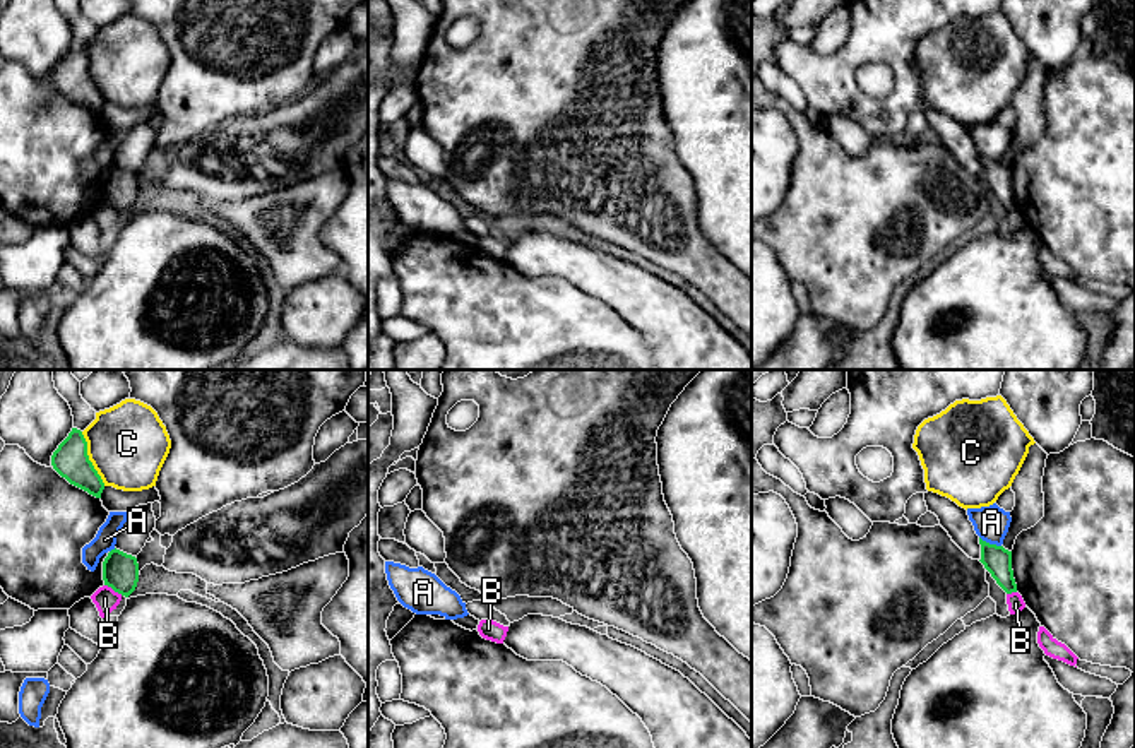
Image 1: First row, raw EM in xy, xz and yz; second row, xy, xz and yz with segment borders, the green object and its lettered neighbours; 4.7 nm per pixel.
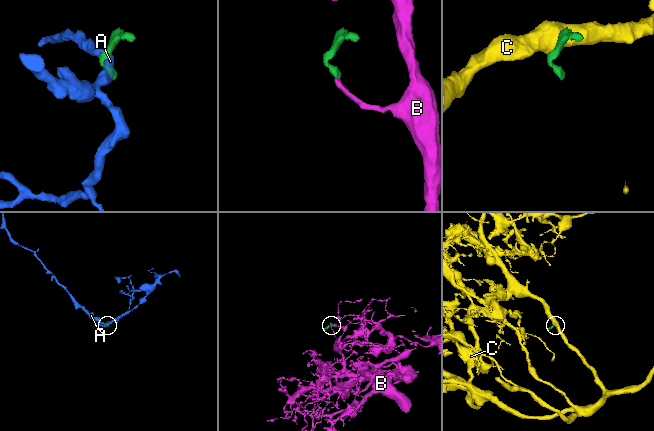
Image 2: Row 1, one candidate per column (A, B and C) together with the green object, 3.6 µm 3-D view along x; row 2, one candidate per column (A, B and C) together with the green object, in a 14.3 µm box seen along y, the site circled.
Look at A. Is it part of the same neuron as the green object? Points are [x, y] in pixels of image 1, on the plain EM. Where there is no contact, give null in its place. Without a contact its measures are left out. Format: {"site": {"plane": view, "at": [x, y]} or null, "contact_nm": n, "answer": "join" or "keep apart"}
{"site": {"plane": "yz", "at": [988, 160]}, "contact_nm": 120, "answer": "keep apart"}

